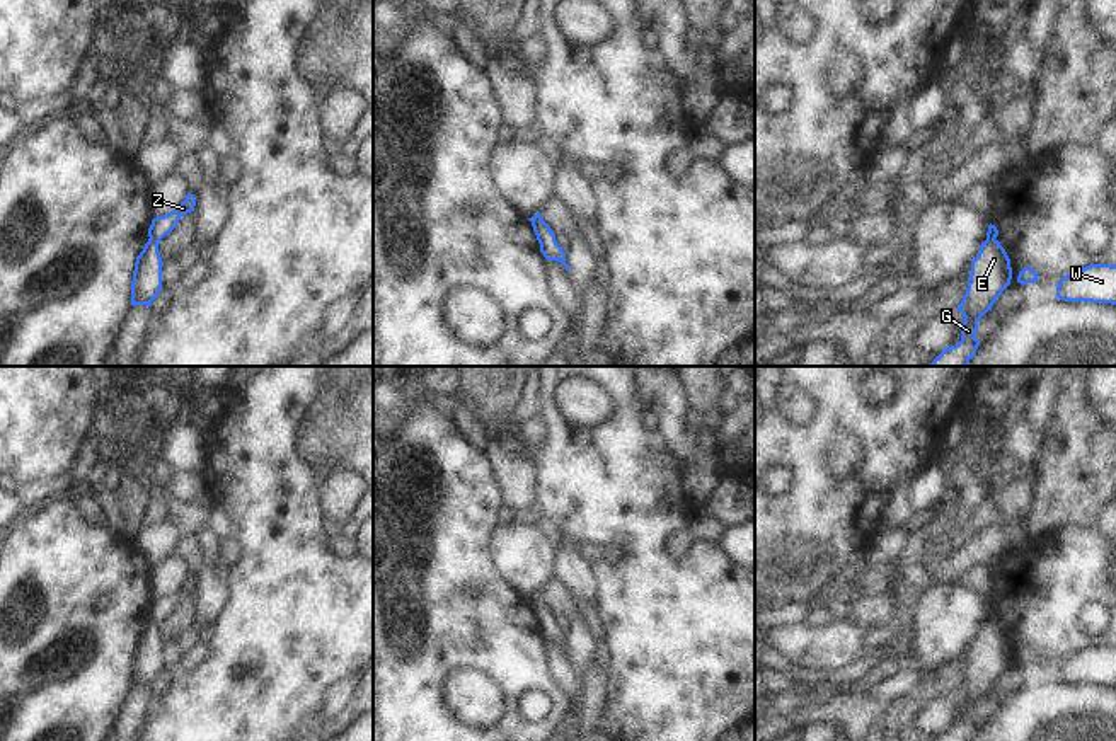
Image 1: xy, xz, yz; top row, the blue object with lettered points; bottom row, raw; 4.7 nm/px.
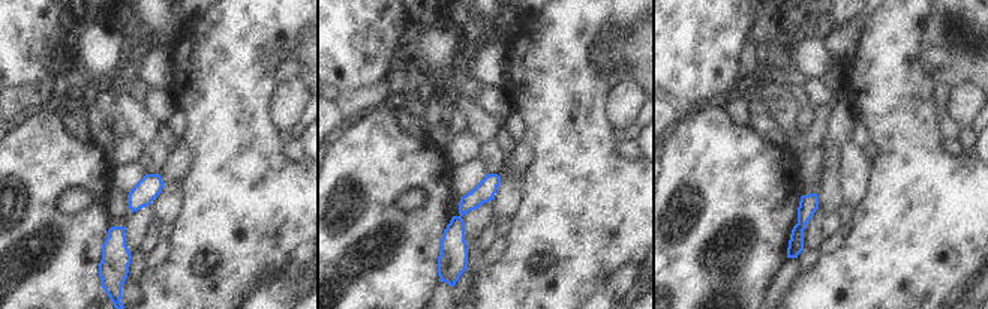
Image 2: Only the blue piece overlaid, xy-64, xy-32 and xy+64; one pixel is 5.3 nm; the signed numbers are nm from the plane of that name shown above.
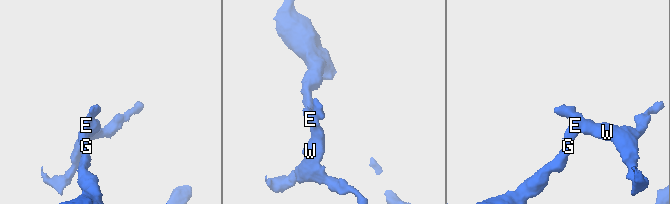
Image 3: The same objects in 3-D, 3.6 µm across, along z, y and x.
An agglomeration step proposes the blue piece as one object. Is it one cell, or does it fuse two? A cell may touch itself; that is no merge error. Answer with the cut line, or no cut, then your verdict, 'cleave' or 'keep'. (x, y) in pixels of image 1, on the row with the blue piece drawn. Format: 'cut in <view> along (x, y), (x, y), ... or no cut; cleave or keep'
cut in xy along (150, 237), (157, 244); cleave

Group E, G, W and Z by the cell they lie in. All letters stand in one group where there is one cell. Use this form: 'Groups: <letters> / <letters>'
Groups: E G / W Z

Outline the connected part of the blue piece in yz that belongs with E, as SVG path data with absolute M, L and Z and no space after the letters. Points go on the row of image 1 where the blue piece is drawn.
M987 238L980 245L978 256L971 261L971 274L968 290L958 312L964 322L959 327L961 341L944 351L930 363L930 366L968 366L976 353L980 341L975 337L978 320L992 310L997 298L1010 284L1012 267L1005 249L995 238Z

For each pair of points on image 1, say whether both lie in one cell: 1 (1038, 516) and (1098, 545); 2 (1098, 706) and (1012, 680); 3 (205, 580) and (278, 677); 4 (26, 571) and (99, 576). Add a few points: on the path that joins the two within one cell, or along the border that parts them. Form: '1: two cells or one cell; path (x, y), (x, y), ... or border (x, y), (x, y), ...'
1: two cells; border (1098, 520), (1089, 525), (1060, 527), (1033, 542)
2: two cells; border (1023, 683), (1006, 694), (992, 709)
3: two cells; border (229, 569), (227, 598), (210, 624)
4: one cell; path (45, 571), (80, 571)

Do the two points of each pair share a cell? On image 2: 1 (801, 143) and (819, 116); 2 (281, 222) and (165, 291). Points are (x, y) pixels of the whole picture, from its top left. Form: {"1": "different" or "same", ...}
{"1": "same", "2": "same"}

